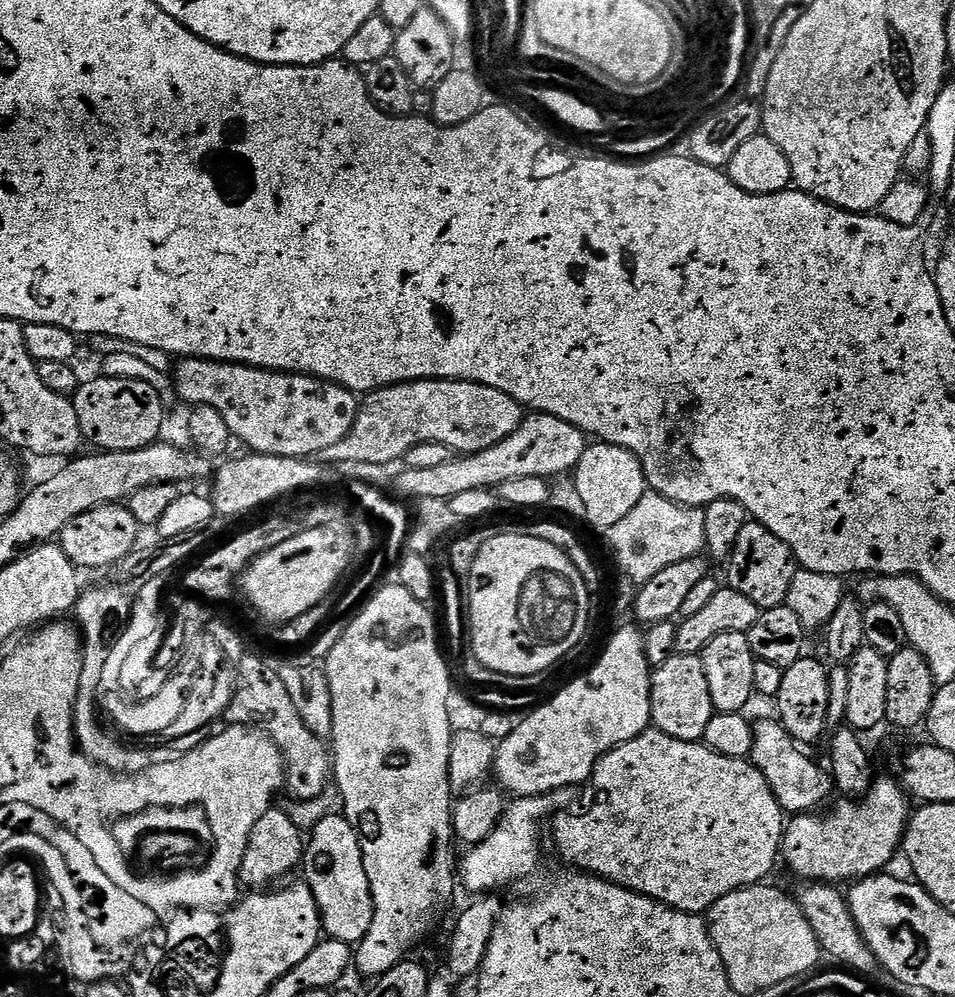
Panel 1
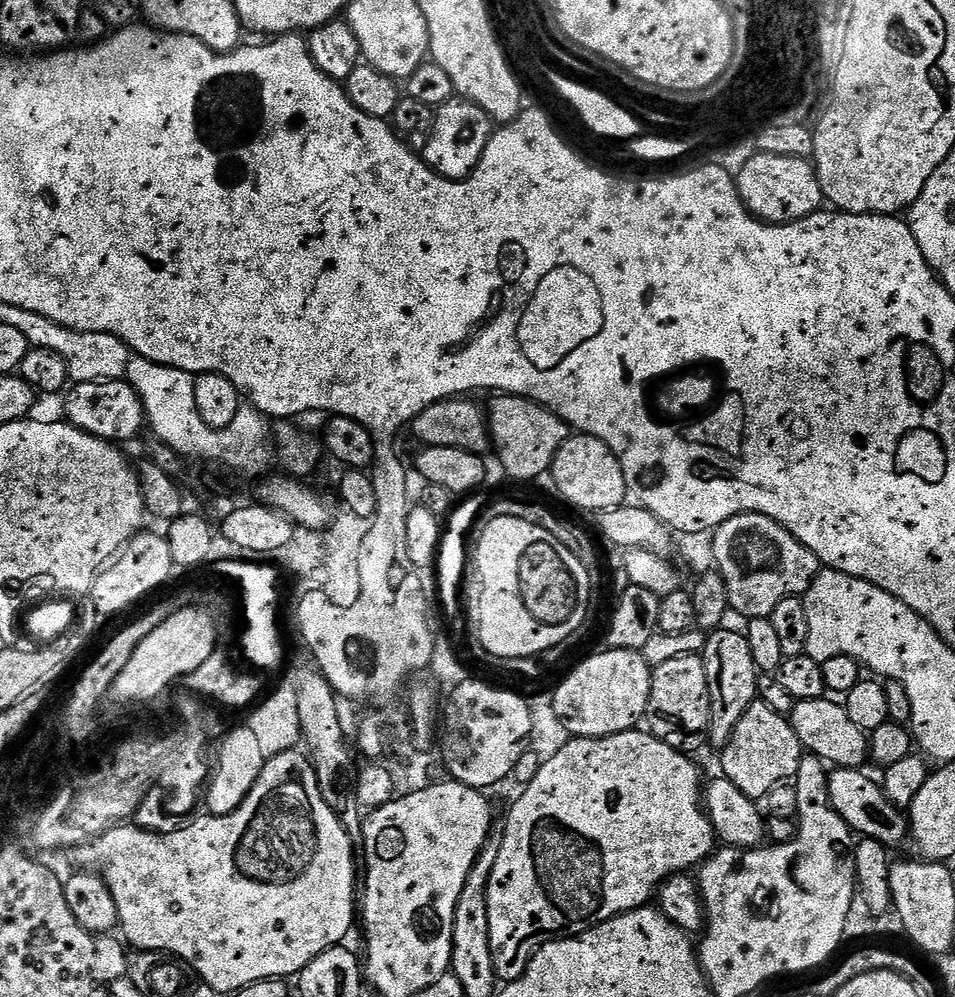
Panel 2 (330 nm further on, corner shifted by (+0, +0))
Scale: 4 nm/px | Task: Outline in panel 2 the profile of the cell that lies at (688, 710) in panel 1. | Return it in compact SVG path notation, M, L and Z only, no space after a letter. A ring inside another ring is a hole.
M703 655L670 658L670 662L662 662L662 666L653 668L650 702L646 713L647 731L666 742L666 746L692 754L700 743L705 743L709 722L710 690L706 682Z

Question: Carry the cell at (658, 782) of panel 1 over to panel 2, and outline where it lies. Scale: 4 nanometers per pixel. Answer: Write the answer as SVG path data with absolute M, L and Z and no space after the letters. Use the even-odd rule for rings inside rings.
M633 730L619 732L613 736L599 736L593 740L569 739L568 744L562 746L550 762L540 765L534 774L534 780L523 785L521 792L524 793L513 802L512 809L508 812L508 821L504 824L504 836L499 837L500 848L496 851L495 860L492 861L492 873L488 879L490 954L494 970L501 981L517 980L526 970L530 954L543 944L549 944L551 940L565 940L567 936L577 936L596 924L621 916L623 912L632 912L635 908L645 907L653 899L657 888L669 876L684 874L695 869L712 854L714 850L712 823L708 821L708 813L702 803L700 772L692 759L691 755L681 752L679 748L666 746L666 742L662 742L647 730Z

